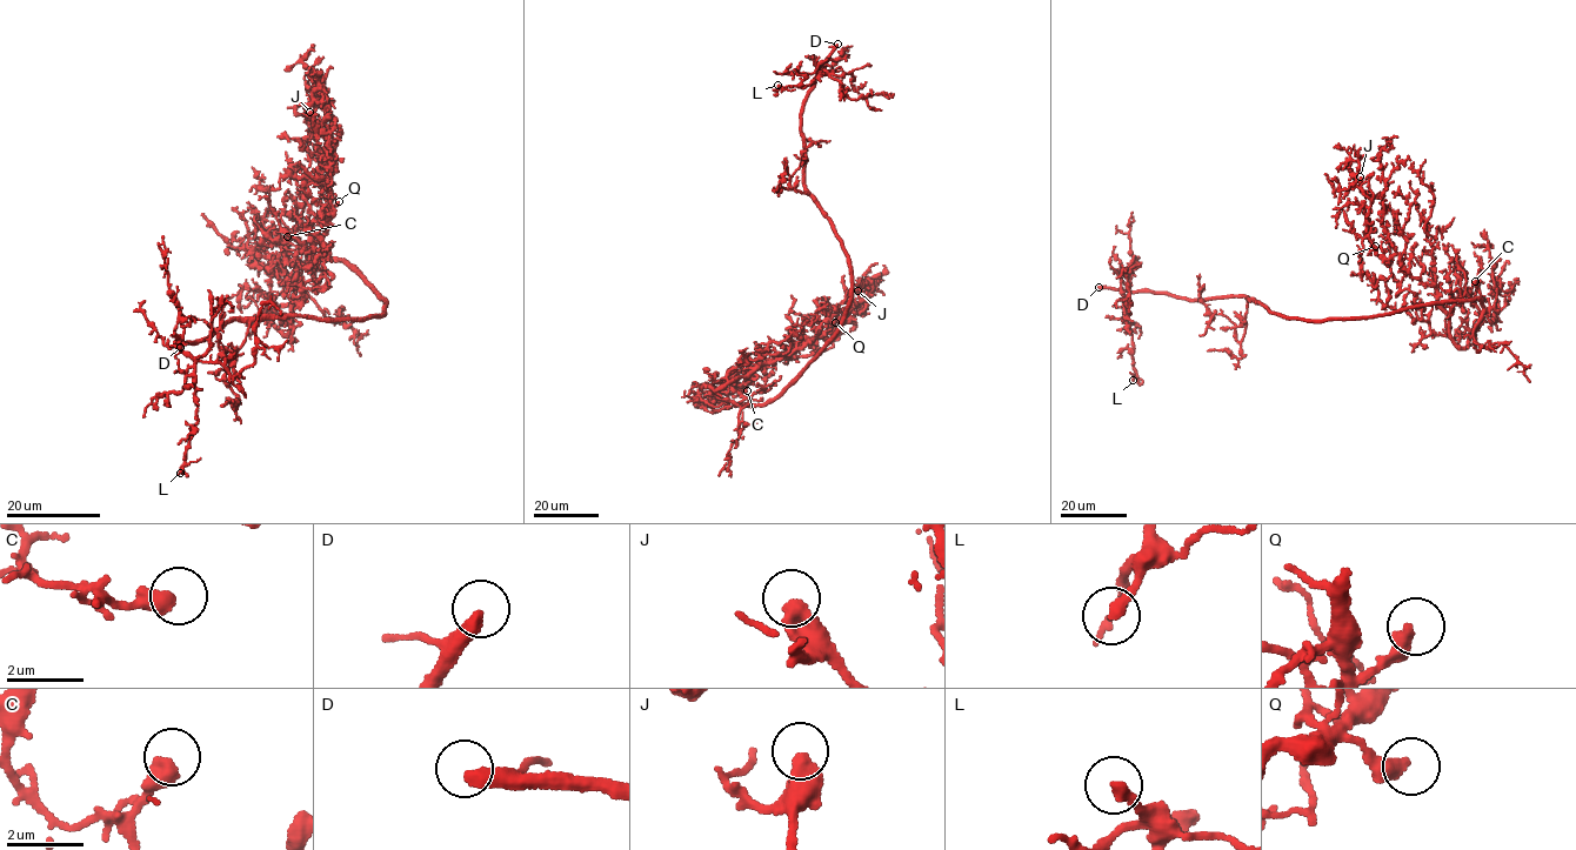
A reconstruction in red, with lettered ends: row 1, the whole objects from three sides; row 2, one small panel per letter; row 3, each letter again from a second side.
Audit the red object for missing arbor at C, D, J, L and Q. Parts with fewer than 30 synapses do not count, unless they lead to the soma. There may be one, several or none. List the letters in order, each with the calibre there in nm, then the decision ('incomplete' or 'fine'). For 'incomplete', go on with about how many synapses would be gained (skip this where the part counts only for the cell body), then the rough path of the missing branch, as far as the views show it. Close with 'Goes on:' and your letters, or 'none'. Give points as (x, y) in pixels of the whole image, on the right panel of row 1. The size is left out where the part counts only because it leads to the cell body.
C: 480 nm thick; fine
D: 400 nm thick; incomplete; missing branch runs (1099, 287), (1070, 287), (1063, 279), (1061, 256), (1054, 245), (1059, 222), (1070, 212), (1072, 188)
J: 550 nm thick; fine
L: 300 nm thick; fine
Q: 400 nm thick; fine
Goes on: D

